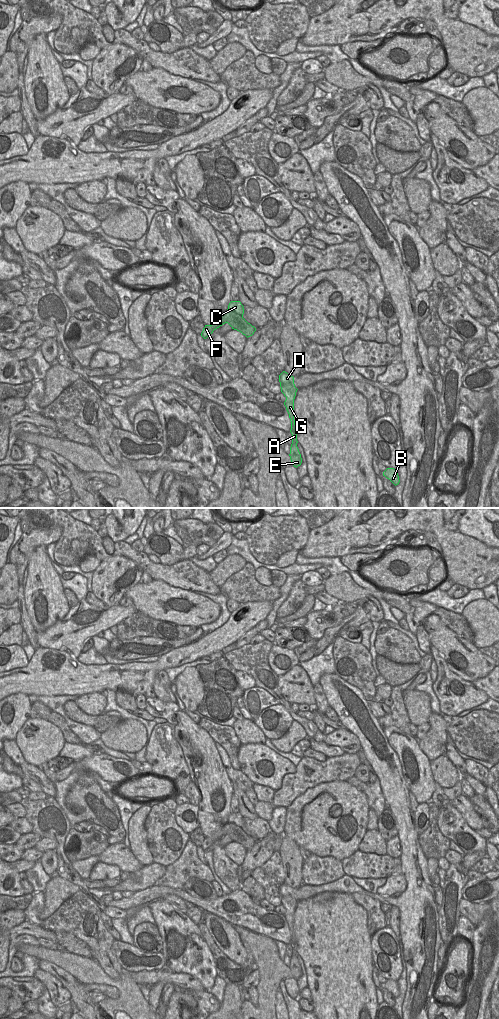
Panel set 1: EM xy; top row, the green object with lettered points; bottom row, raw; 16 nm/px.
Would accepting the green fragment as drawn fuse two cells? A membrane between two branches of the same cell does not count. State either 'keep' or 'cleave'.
keep

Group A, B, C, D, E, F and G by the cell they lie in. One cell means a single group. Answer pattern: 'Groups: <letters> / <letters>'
Groups: A B C D E F G

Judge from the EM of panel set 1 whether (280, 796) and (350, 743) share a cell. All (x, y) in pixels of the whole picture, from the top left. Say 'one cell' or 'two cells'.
two cells

